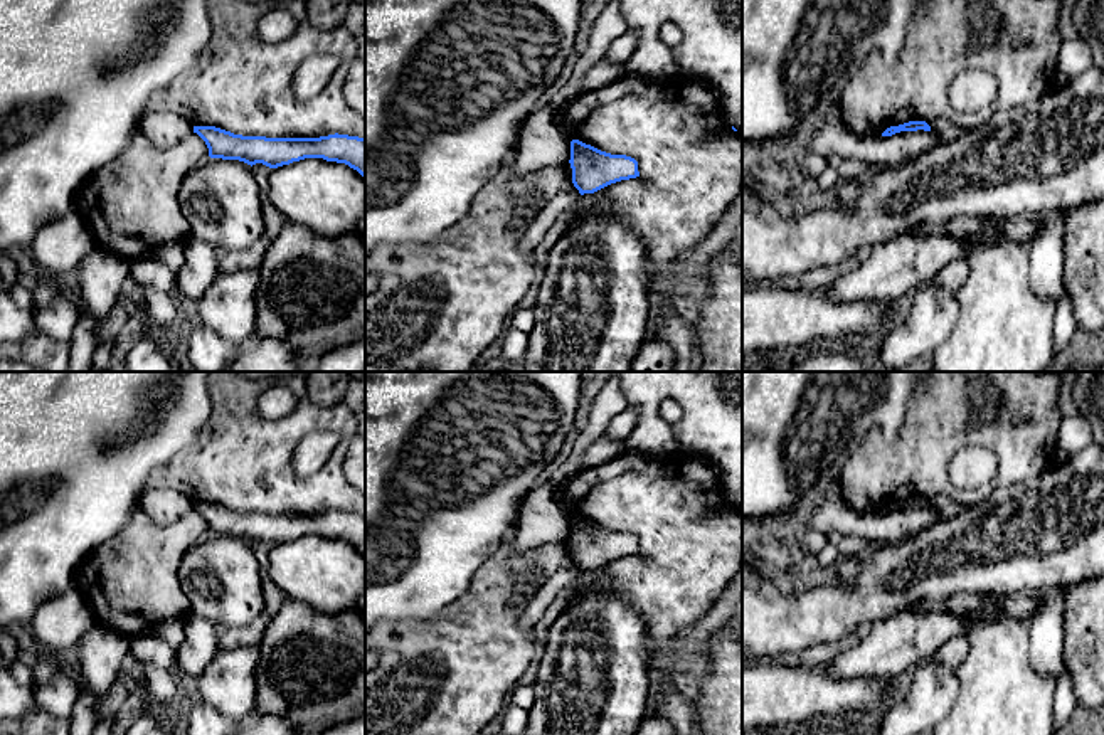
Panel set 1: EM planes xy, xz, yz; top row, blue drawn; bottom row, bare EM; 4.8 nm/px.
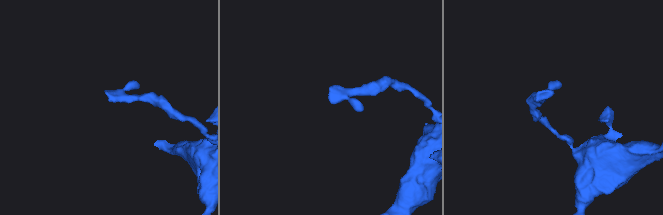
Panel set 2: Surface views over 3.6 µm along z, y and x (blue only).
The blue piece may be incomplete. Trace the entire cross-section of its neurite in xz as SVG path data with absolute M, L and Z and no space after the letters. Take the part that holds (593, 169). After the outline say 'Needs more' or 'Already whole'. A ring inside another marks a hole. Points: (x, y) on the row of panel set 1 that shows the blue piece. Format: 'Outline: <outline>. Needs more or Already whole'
Outline: M579 140L571 141L569 163L572 168L572 183L581 195L640 177L634 158L606 153Z. Already whole

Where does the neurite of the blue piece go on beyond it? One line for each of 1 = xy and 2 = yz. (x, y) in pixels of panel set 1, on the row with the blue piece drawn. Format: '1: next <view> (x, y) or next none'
1: next none
2: next none

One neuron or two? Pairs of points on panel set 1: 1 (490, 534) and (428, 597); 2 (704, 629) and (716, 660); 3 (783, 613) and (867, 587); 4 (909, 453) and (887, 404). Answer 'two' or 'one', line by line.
1: one
2: two
3: one
4: two

